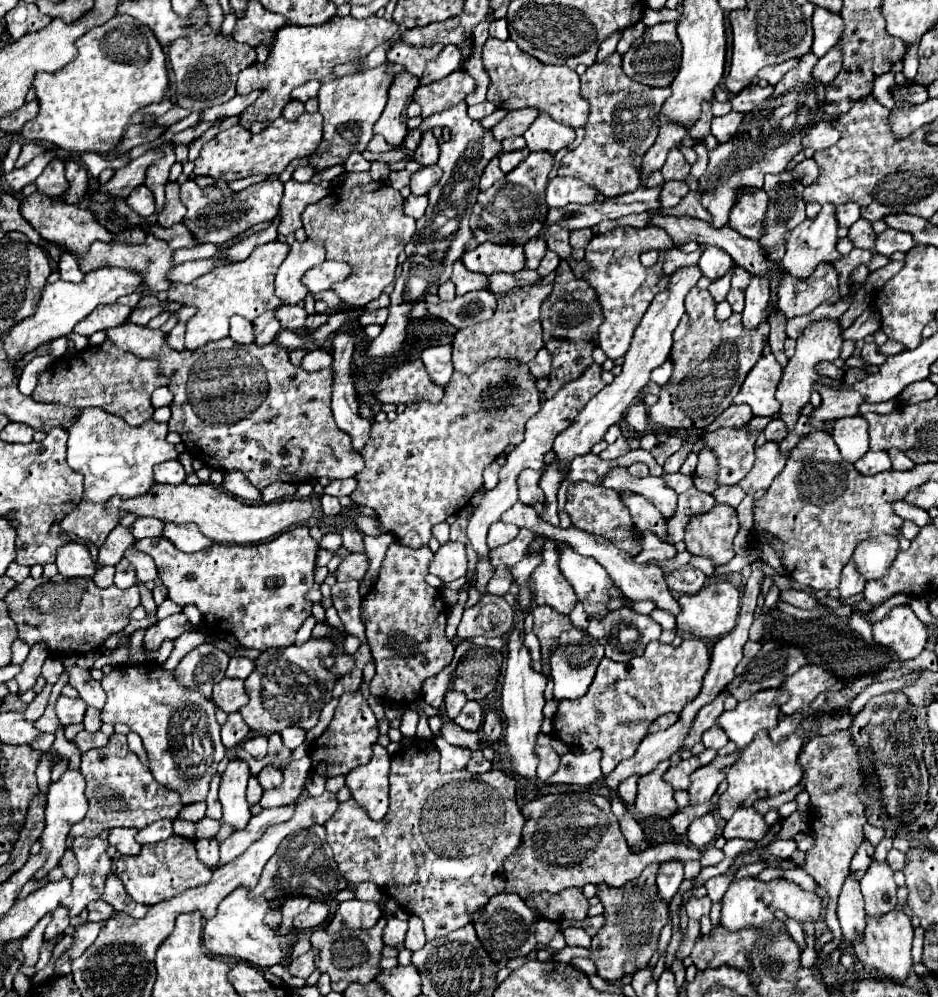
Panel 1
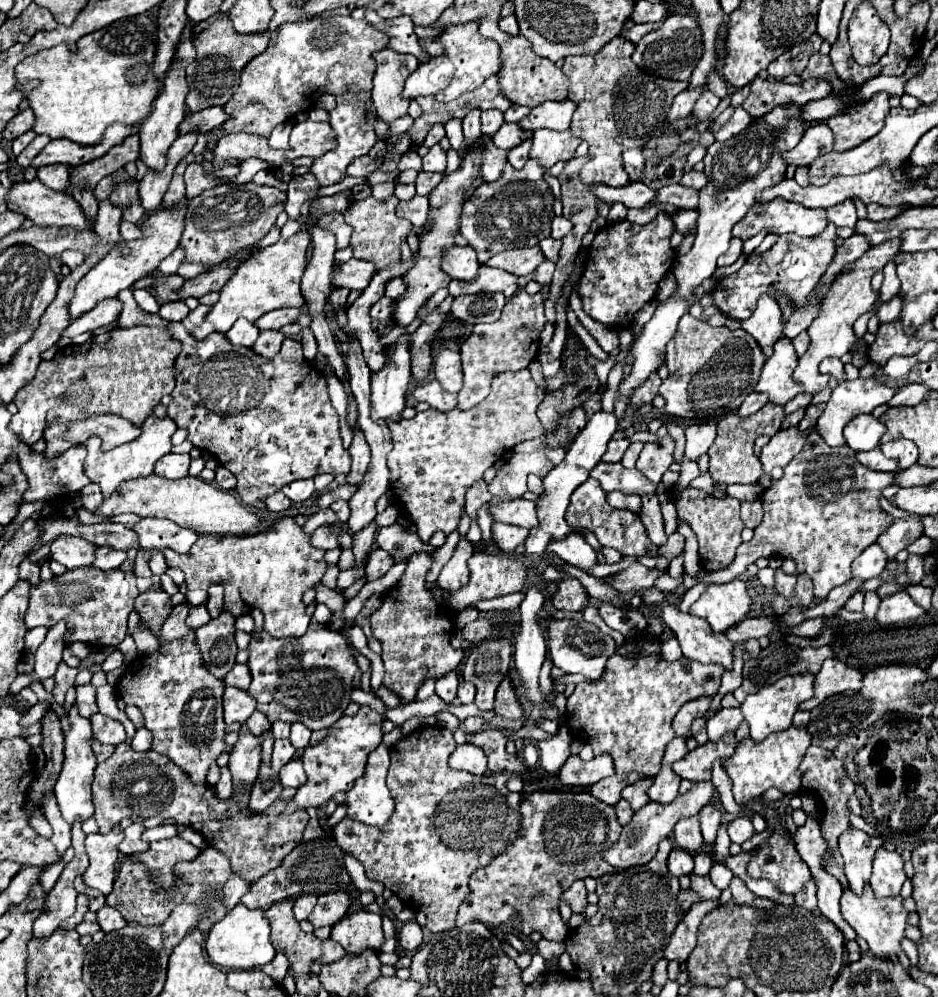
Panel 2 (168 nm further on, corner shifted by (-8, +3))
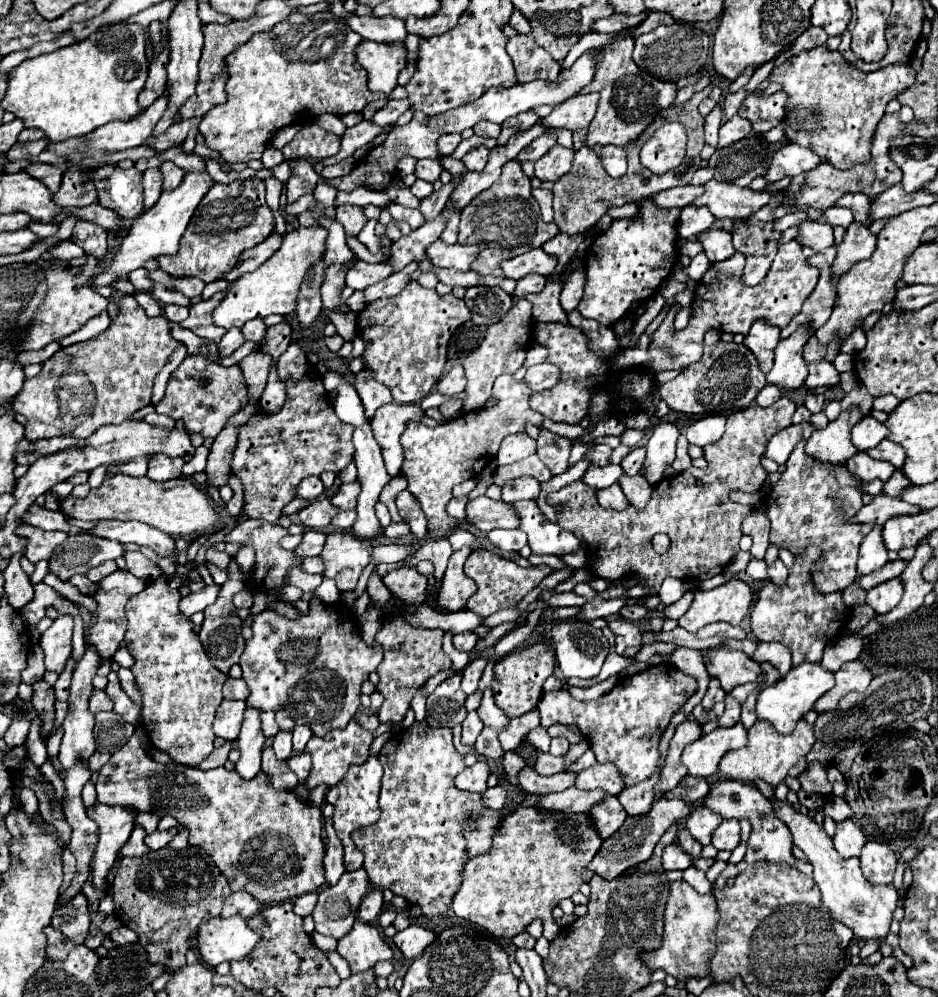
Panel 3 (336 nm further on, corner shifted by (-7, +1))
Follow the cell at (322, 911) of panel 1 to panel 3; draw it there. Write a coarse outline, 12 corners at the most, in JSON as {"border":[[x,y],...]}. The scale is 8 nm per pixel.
{"border":[[363,869],[319,891],[315,931],[341,939],[369,891]]}

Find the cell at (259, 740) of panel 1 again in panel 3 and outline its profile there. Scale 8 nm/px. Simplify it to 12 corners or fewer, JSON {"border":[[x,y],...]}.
{"border":[[271,747],[263,749],[263,773],[277,791],[297,785],[285,761]]}

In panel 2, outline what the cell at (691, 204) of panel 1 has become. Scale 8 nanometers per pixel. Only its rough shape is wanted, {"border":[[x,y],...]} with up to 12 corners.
{"border":[[652,204],[649,208],[628,210],[627,220],[645,225],[660,212]]}

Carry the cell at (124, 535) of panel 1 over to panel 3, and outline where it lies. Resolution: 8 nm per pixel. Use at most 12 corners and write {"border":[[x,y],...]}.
{"border":[[107,561],[87,571],[93,583],[117,569],[115,561]]}

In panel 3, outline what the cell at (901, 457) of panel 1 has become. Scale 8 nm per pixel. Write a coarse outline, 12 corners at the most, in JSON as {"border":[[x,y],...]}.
{"border":[[883,439],[867,451],[875,459],[903,467],[907,453],[899,443]]}

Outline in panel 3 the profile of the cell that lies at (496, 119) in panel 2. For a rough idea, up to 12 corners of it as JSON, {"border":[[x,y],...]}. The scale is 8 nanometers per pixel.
{"border":[[481,121],[473,127],[475,135],[499,137],[501,125]]}

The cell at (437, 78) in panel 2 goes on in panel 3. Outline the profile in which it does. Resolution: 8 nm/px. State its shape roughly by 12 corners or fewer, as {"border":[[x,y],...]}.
{"border":[[389,99],[387,105],[375,113],[373,121],[381,127],[395,123],[409,99]]}

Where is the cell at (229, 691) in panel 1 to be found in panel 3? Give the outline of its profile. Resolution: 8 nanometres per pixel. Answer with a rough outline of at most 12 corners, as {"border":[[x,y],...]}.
{"border":[[223,699],[213,731],[223,739],[237,739],[245,701]]}

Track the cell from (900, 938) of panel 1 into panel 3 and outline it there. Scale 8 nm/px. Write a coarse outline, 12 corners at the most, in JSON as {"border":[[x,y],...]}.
{"border":[[773,811],[813,865],[821,901],[855,937],[883,943],[899,901],[867,883],[811,817]]}

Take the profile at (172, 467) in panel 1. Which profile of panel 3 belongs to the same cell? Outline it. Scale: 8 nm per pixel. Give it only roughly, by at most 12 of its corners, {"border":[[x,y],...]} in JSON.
{"border":[[163,453],[151,457],[147,477],[153,481],[179,479],[185,461]]}

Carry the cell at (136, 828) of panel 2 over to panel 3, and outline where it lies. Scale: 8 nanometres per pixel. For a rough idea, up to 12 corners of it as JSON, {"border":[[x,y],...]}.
{"border":[[137,825],[121,847],[123,857],[147,855],[145,829]]}

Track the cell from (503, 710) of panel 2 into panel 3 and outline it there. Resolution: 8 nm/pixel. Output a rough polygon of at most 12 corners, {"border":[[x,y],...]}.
{"border":[[549,643],[495,663],[493,695],[509,719],[537,707],[555,669]]}

